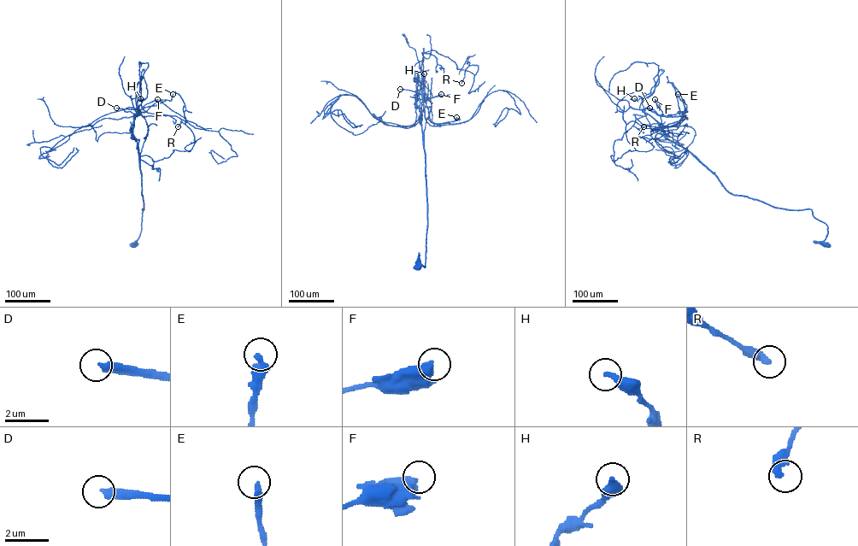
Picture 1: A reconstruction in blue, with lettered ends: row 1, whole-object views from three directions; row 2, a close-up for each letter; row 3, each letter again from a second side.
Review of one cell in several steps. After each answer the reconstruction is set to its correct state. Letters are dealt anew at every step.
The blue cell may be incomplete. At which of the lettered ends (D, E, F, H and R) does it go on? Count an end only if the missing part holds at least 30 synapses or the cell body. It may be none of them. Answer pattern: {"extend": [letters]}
{"extend": ["D"]}

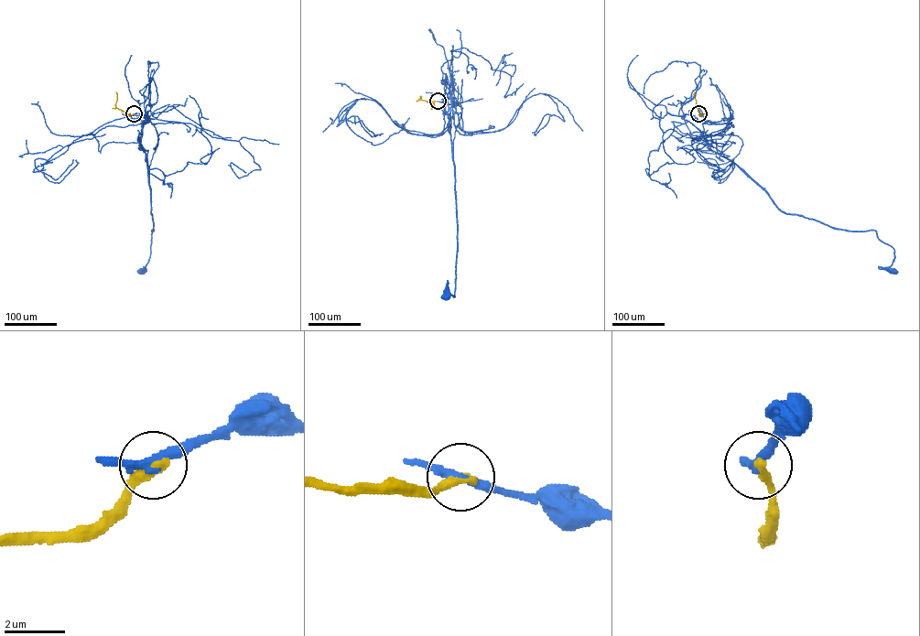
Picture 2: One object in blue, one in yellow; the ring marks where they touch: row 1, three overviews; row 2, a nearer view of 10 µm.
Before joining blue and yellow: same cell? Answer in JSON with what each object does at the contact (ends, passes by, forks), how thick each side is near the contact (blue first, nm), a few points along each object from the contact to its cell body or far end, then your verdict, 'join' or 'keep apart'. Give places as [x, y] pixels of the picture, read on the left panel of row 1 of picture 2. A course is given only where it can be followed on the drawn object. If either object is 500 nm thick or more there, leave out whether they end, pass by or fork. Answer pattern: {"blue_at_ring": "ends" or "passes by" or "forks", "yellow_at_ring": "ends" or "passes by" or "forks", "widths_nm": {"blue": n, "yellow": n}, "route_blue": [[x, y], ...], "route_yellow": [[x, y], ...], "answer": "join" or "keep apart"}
{"blue_at_ring": "passes by", "yellow_at_ring": "ends", "widths_nm": {"blue": 280, "yellow": 380}, "route_blue": [[134, 113], [150, 115], [148, 122], [156, 127], [158, 139], [149, 167], [153, 229], [150, 254], [141, 271]], "route_yellow": [[134, 113], [129, 115], [115, 107], [116, 92]], "answer": "keep apart"}

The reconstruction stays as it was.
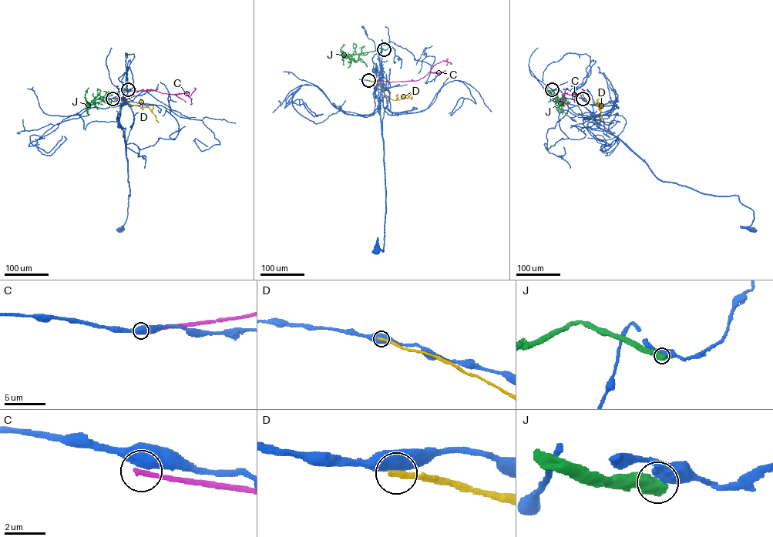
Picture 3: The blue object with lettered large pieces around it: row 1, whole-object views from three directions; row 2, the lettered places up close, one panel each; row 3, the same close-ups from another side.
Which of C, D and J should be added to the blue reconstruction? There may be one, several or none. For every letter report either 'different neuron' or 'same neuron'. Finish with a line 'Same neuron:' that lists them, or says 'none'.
C: different neuron
D: different neuron
J: different neuron
Same neuron: none

